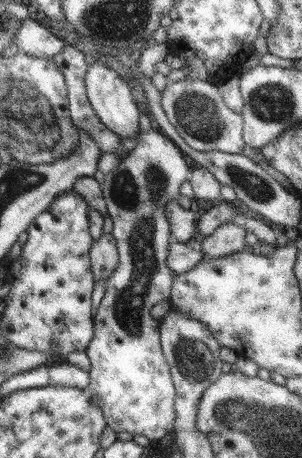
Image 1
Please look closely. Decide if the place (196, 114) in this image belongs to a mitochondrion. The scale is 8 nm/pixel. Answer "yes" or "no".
yes

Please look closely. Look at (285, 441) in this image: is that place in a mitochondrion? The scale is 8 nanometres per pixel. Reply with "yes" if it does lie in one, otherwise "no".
yes

